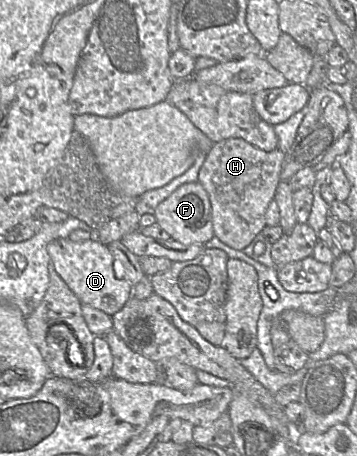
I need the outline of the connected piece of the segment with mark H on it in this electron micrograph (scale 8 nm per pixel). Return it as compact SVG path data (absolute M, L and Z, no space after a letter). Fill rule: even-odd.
M240 138L214 143L198 174L208 193L214 236L235 250L246 248L267 226L265 213L280 182L285 154L279 149L261 150Z

